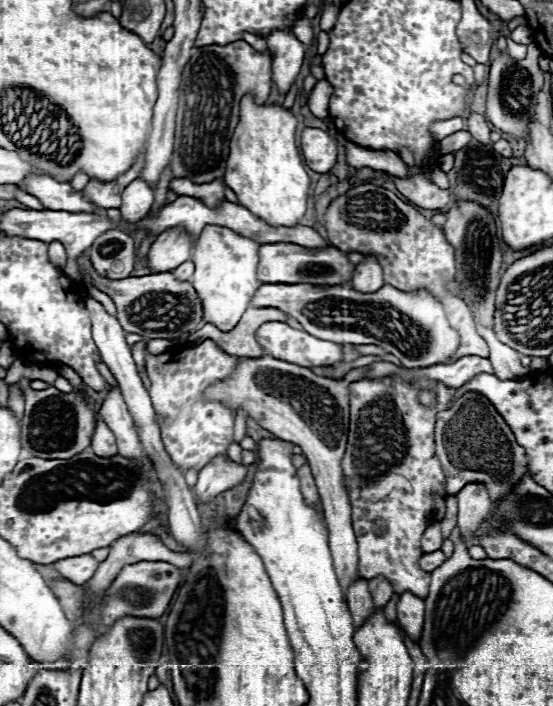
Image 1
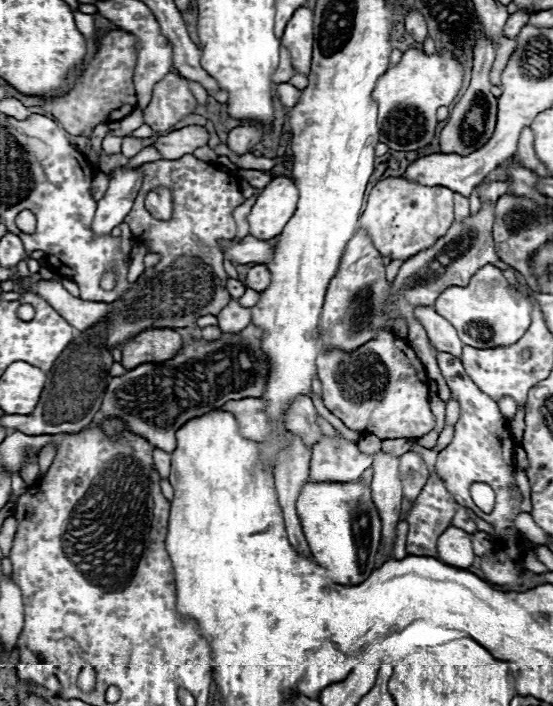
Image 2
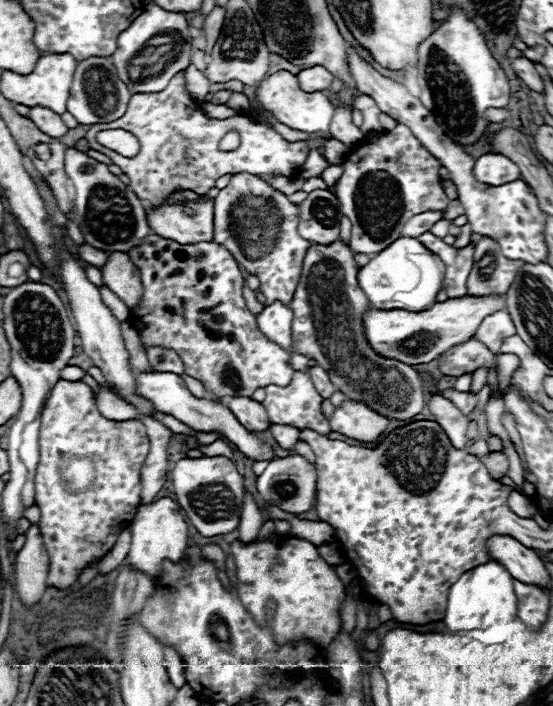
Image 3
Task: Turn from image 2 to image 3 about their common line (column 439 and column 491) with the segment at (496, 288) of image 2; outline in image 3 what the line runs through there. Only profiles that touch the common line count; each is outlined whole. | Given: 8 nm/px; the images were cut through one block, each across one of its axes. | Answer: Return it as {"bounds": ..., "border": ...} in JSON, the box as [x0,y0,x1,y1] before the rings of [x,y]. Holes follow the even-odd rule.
{"bounds":[362,296,506,366],"border":[[[464,296],[464,298],[450,298],[446,302],[436,302],[432,308],[422,310],[422,312],[410,312],[410,310],[400,310],[400,308],[394,308],[394,310],[368,308],[366,314],[362,316],[362,324],[364,324],[366,340],[376,354],[414,366],[414,364],[430,362],[444,350],[452,348],[454,344],[460,344],[472,338],[480,322],[488,314],[504,306],[506,302],[500,296],[496,298]]]}

